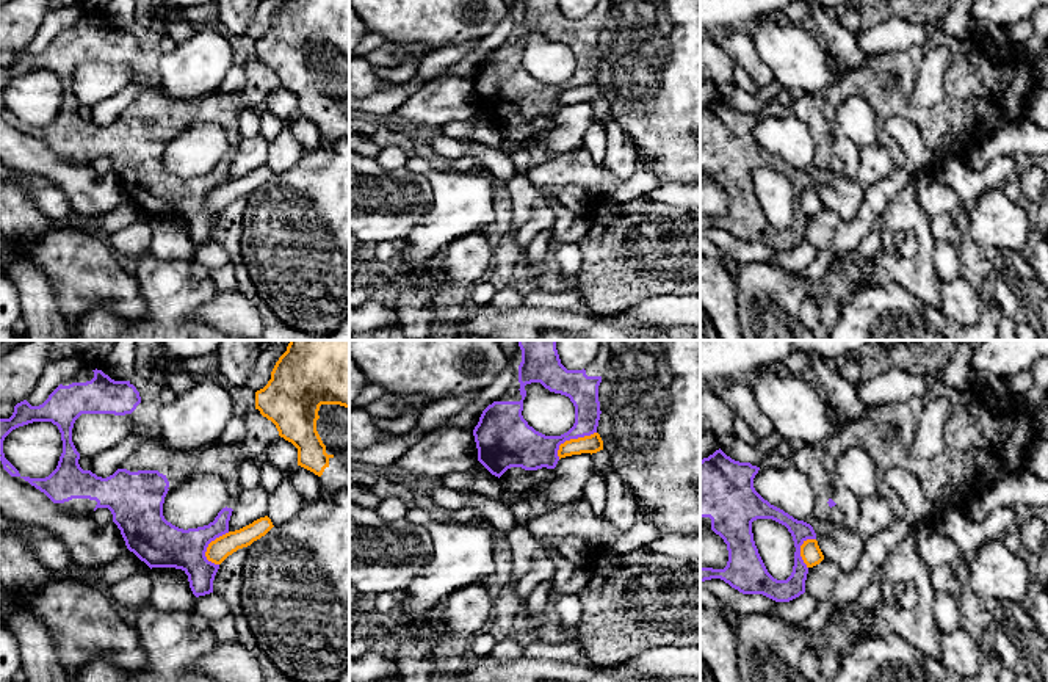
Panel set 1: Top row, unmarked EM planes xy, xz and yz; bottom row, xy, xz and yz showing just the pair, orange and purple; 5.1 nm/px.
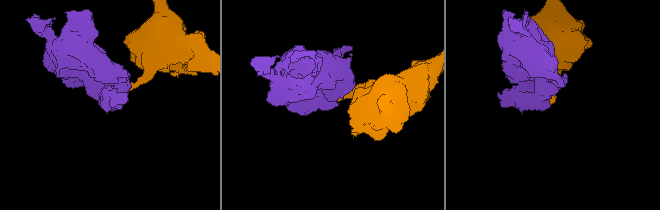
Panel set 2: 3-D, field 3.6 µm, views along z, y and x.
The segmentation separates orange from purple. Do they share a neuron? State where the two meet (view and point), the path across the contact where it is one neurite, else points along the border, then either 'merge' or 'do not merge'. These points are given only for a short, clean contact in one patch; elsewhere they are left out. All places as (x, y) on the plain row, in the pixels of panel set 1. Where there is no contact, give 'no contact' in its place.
contact xz (570, 88); do not merge

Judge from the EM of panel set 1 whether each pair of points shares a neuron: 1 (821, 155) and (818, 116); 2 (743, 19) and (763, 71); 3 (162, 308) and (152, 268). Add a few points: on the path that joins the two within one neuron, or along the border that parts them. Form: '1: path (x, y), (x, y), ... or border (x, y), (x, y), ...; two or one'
1: path (821, 146), (820, 126); one
2: border (716, 27), (748, 33); two
3: path (162, 298), (162, 284), (155, 278); one

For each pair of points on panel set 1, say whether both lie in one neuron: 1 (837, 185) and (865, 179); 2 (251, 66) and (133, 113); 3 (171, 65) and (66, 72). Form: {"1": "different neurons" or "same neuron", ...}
{"1": "different neurons", "2": "same neuron", "3": "different neurons"}

